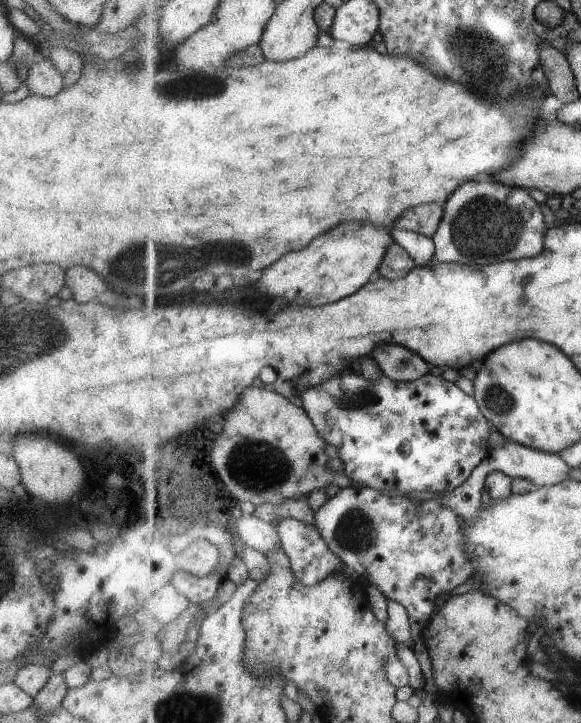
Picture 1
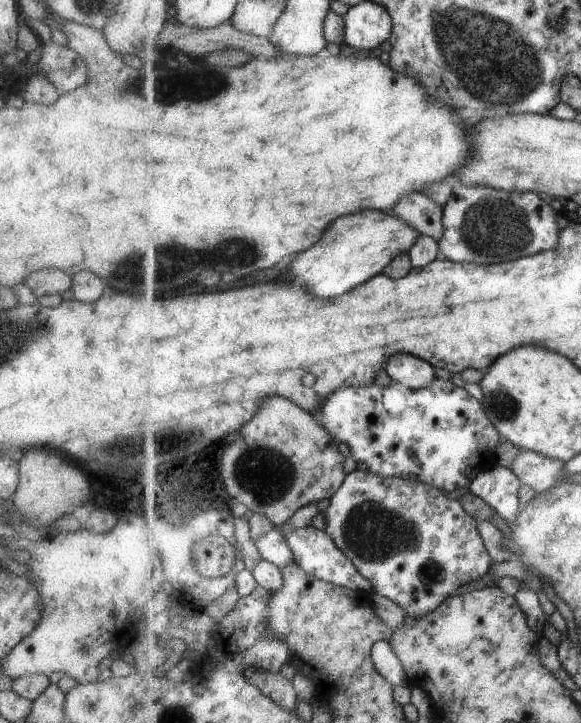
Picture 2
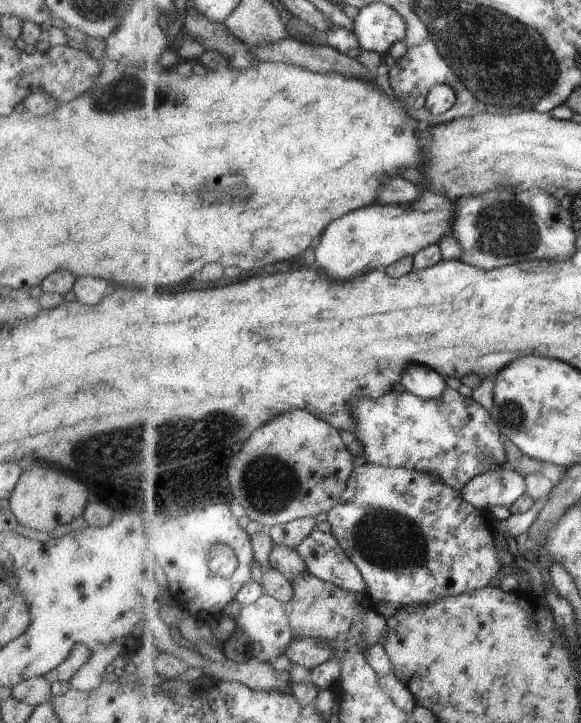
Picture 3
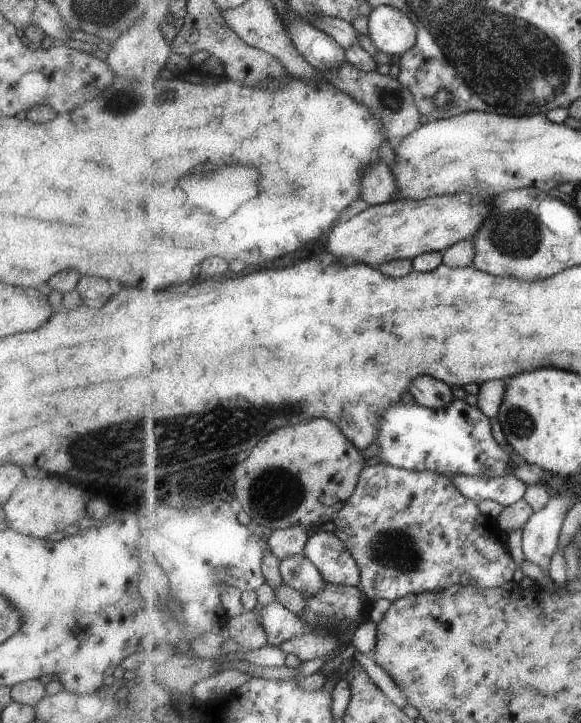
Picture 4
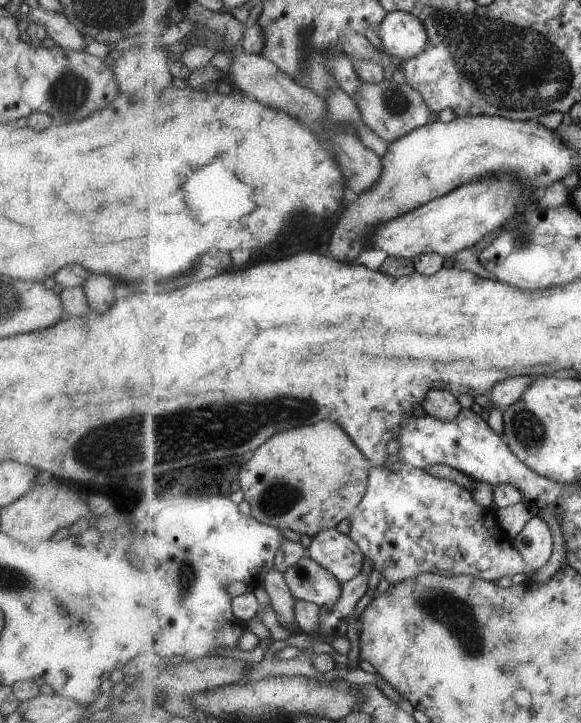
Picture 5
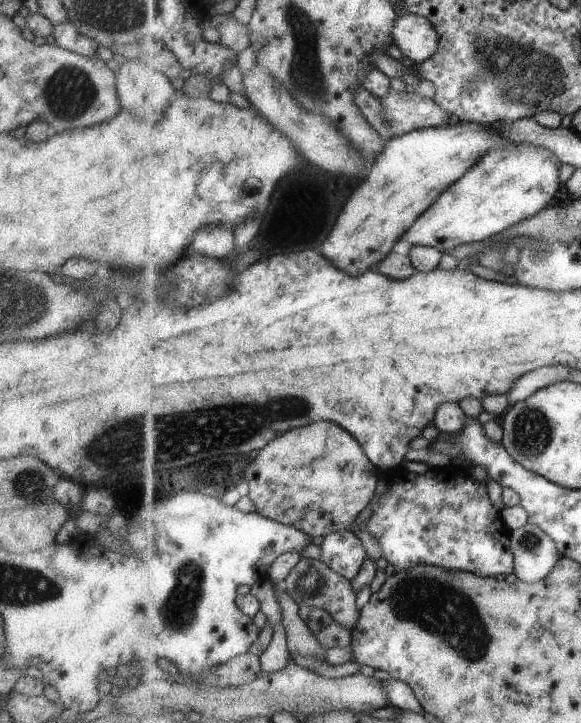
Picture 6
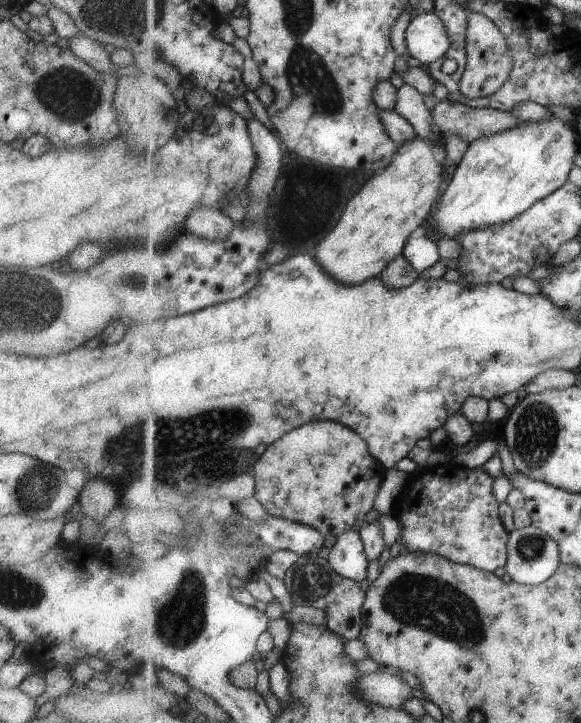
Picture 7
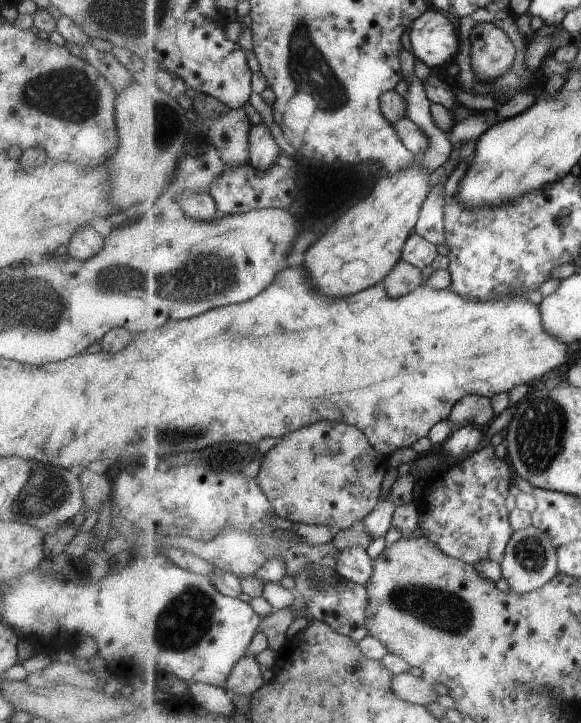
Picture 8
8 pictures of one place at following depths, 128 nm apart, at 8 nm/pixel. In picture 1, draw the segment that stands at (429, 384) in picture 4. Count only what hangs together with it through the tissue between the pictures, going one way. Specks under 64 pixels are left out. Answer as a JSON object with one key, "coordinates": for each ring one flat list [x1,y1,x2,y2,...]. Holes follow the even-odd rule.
{"coordinates":[[381,344,371,354,377,360,383,374,397,382,419,380,428,375,433,364,420,354,397,344]]}

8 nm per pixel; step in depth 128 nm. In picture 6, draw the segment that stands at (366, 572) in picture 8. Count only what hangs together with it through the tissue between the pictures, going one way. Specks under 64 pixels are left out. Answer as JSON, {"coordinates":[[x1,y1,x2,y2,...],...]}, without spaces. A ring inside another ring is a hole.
{"coordinates":[[353,531,334,532,318,541,320,559,335,572,349,580,355,580,367,560,365,546]]}

